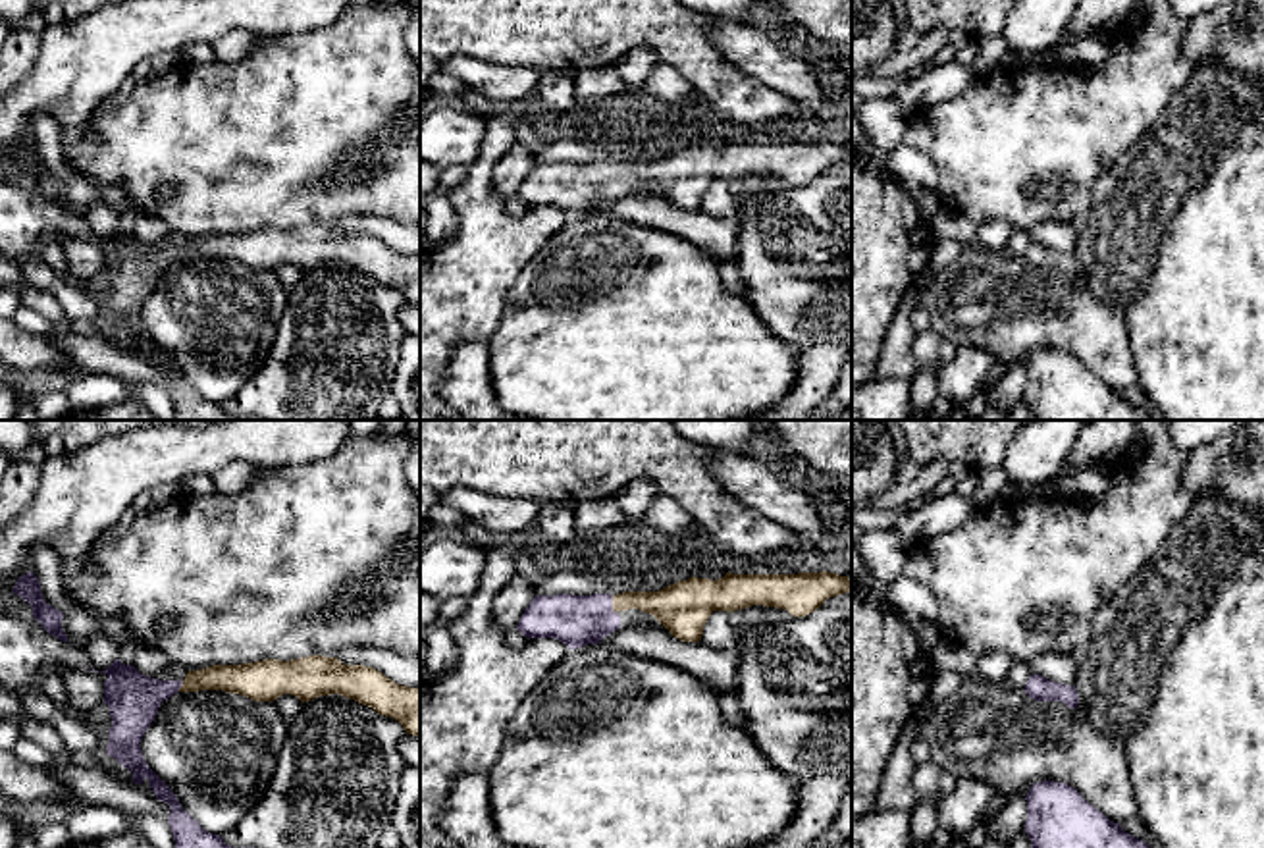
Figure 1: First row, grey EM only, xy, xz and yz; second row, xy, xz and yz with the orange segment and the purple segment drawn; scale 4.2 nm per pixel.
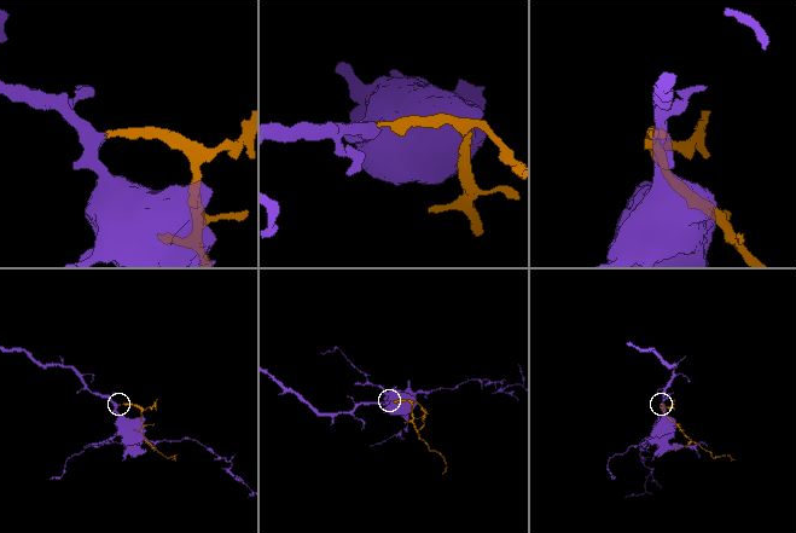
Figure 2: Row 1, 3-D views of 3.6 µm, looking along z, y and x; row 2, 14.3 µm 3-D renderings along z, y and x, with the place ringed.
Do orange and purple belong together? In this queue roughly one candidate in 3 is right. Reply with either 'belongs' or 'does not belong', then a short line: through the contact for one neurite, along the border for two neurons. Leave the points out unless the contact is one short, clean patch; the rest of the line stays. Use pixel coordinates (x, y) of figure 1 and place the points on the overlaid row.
belongs; line xz (673, 606), (613, 606), (577, 621)

